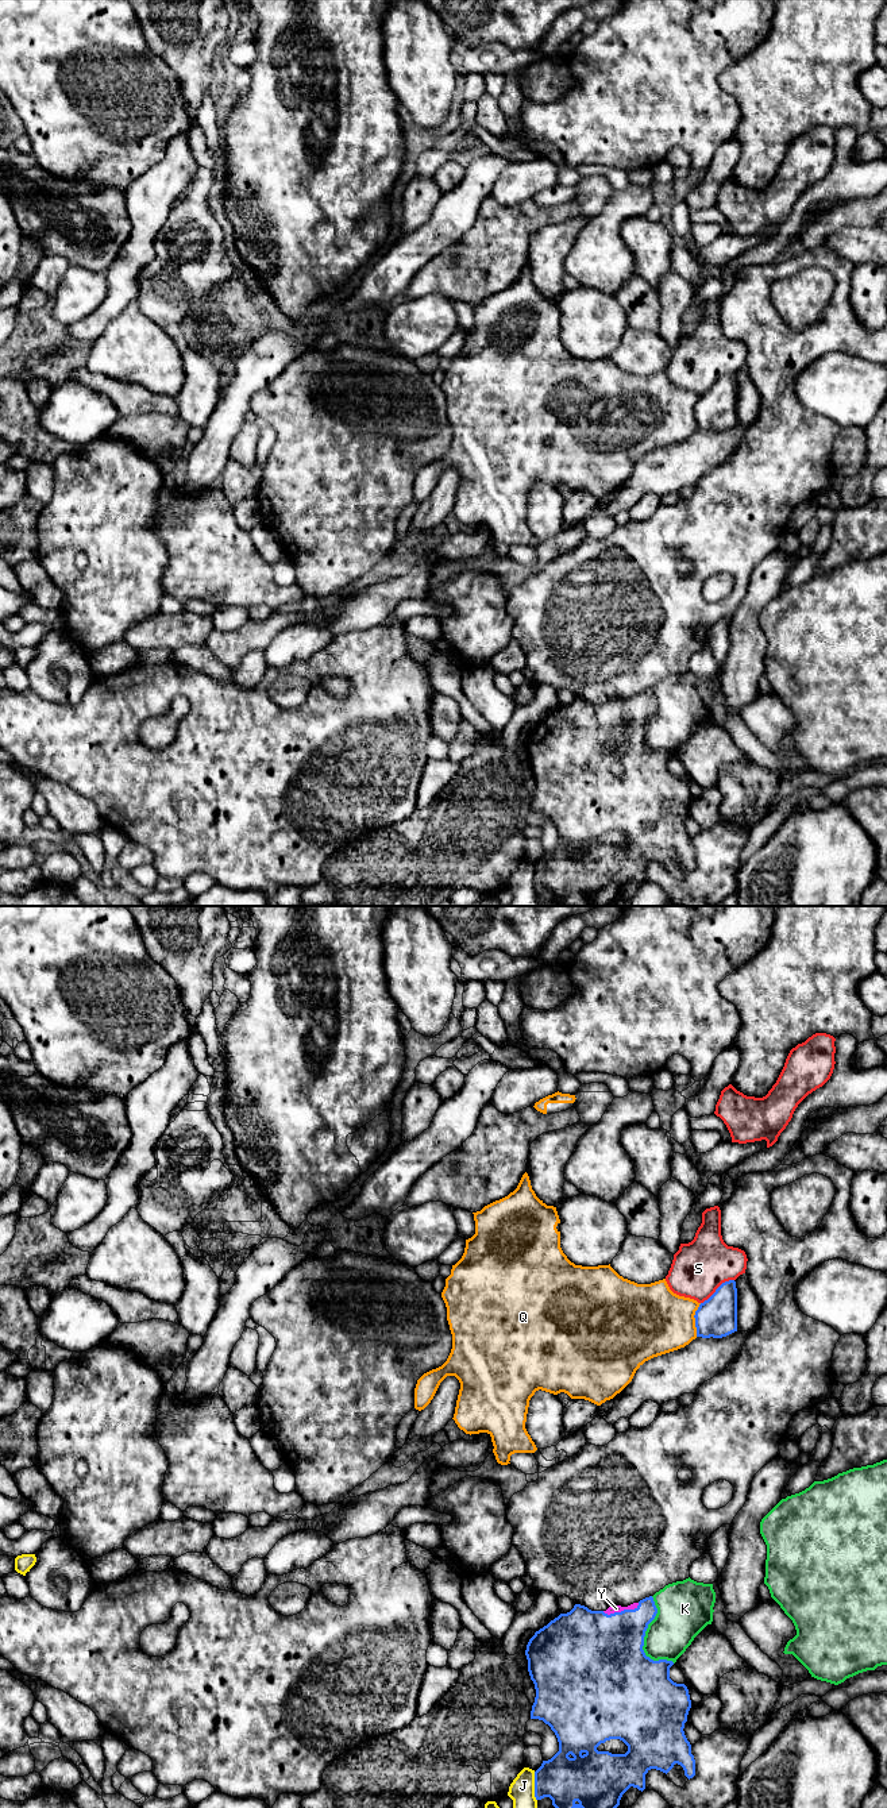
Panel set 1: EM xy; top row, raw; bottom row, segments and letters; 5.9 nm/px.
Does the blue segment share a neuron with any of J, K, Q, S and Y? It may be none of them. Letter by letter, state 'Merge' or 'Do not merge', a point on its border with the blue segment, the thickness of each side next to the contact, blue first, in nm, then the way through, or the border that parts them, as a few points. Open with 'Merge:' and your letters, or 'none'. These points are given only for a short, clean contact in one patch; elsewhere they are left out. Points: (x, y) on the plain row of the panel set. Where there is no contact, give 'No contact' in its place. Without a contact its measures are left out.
Merge: Y
J: Do not merge. Touches blue at xy (535, 879). Thickness 280 nm (blue) against 160 nm. Boundary: xy (533, 864), (533, 889), (536, 893)
K: Do not merge. Touches blue at xy (643, 732). Thickness 460 nm (blue) against 280 nm
Q: Do not merge. Touches blue at xy (695, 412). Thickness 240 nm (blue) against 420 nm
S: Do not merge. Touches blue at xy (717, 381). Thickness 240 nm (blue) against 320 nm
Y: Merge. Touches blue at xy (621, 704). Thickness 440 nm (blue) against 50 nm. Path across: xy (606, 743), (621, 721), (621, 704), (616, 701)

